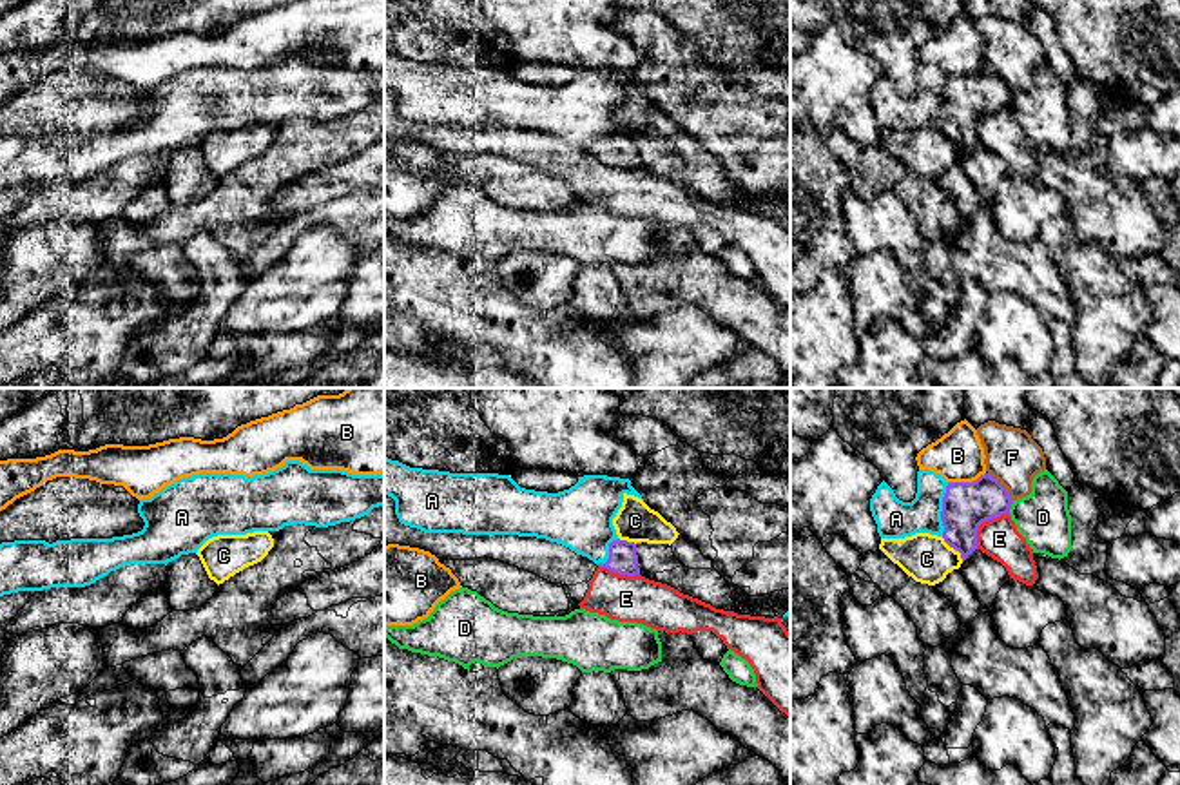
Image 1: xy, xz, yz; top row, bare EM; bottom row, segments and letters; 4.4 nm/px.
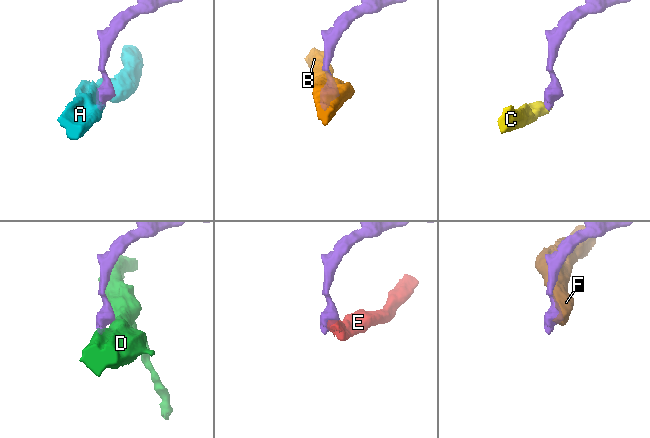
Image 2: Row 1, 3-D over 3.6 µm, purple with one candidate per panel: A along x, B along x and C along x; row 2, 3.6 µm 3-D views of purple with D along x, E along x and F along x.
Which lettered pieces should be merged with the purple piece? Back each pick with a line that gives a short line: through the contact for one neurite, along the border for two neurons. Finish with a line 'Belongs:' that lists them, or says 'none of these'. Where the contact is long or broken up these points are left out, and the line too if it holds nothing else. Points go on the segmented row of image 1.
Belongs: none of these

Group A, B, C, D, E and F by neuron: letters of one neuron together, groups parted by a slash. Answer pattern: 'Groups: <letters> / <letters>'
Groups: A / B / C / D / E / F

